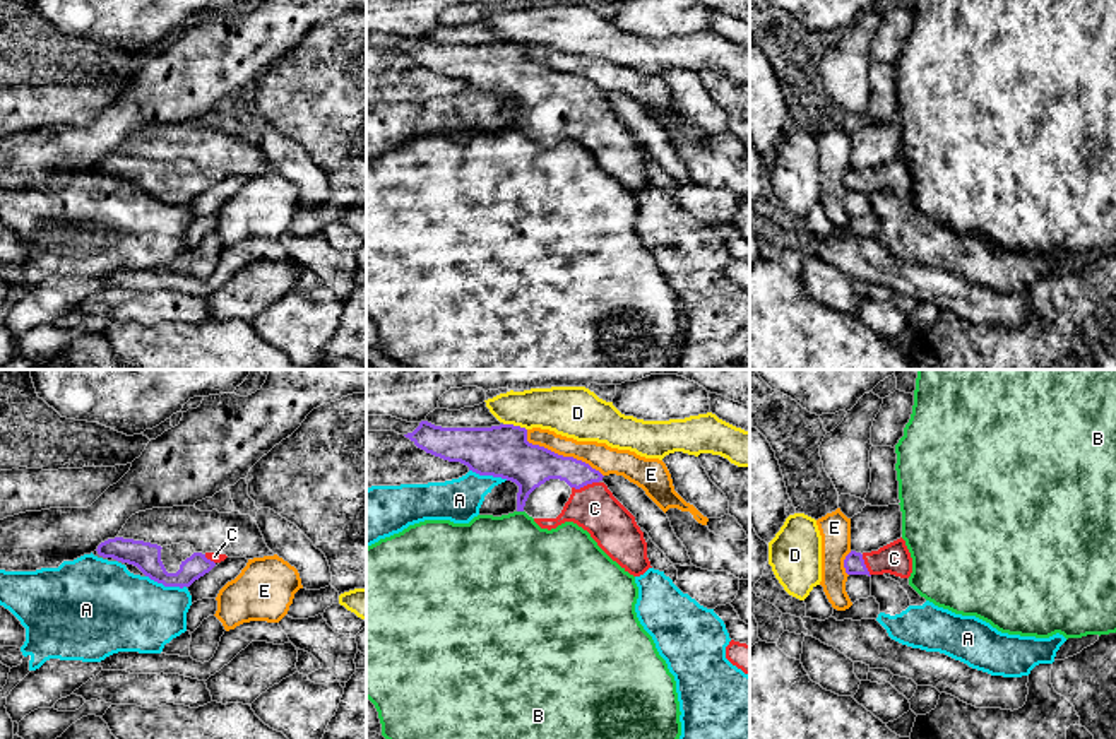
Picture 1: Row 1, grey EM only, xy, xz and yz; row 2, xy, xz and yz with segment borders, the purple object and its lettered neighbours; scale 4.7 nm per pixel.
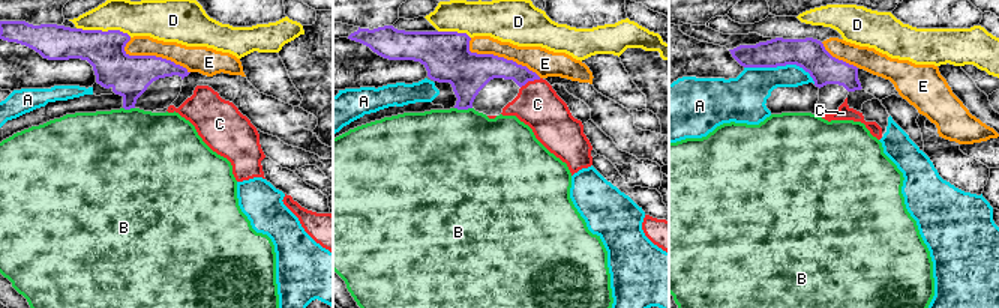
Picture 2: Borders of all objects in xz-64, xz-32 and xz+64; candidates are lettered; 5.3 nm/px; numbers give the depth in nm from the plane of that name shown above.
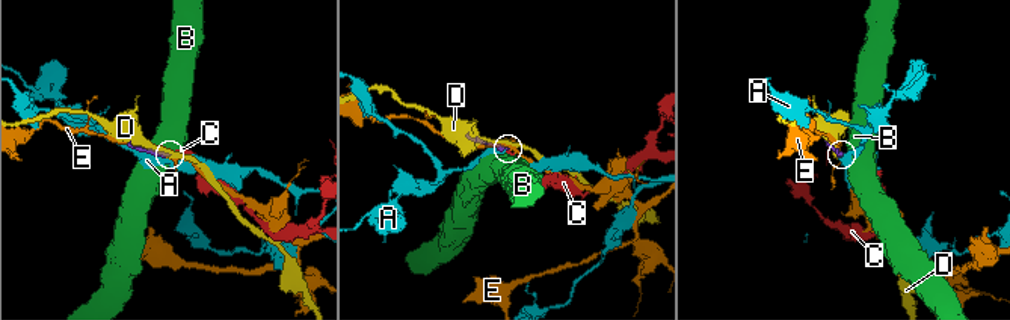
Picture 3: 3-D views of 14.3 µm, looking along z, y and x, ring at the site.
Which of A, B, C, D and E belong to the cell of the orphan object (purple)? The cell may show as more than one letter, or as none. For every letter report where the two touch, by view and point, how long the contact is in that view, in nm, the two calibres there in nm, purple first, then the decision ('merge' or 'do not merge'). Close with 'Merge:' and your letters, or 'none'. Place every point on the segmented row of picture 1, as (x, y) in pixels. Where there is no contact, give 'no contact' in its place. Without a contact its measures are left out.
A: meets purple in xy at (166, 585); contact 200 nm long; 140 nm thick on the purple side, 380 nm on the other; do not merge
B: meets purple in xz at (521, 510); contact 30 nm long; 200 nm thick on the purple side, 440 nm on the other; do not merge
C: meets purple in xz at (584, 484); contact 130 nm long; 180 nm thick on the purple side, 220 nm on the other; merge
D: meets purple in xz at (516, 426); contact 120 nm long; 240 nm thick on the purple side, 220 nm on the other; do not merge
E: meets purple in xz at (560, 455); contact 420 nm long; 240 nm thick on the purple side, 130 nm on the other; do not merge
Merge: C

